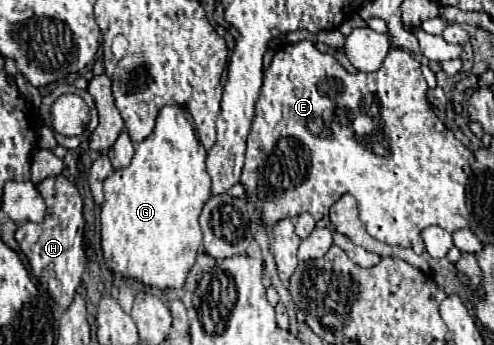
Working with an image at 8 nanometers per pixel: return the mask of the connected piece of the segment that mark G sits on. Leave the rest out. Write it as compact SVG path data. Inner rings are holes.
M163 107L155 131L135 145L131 165L117 169L105 181L101 251L111 273L161 291L183 287L203 239L199 215L211 197L205 157L207 151L197 139L189 111L185 107Z

